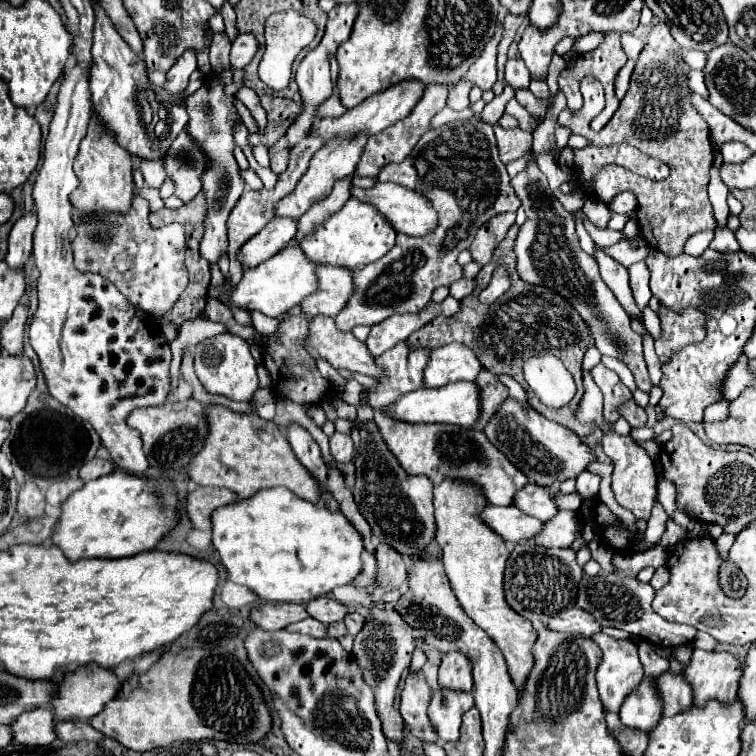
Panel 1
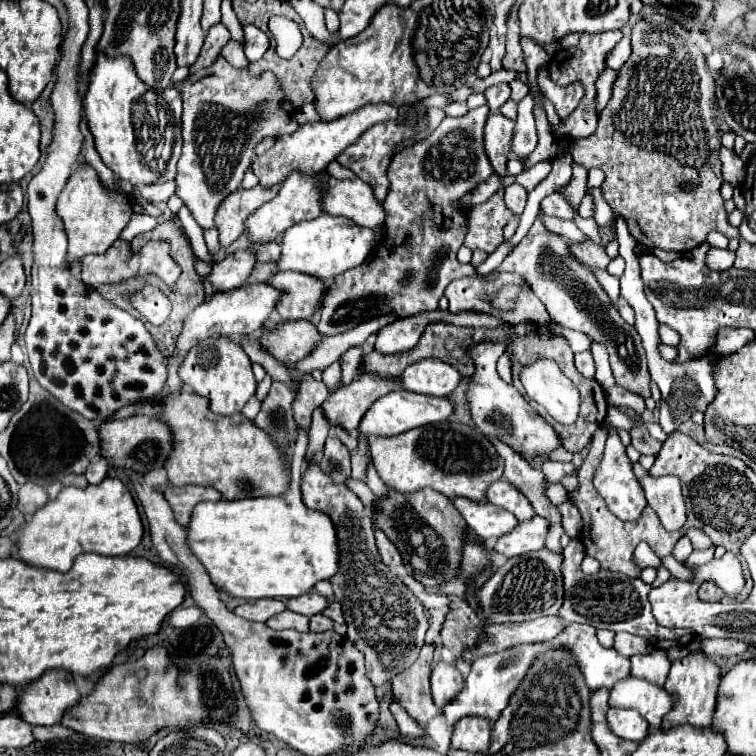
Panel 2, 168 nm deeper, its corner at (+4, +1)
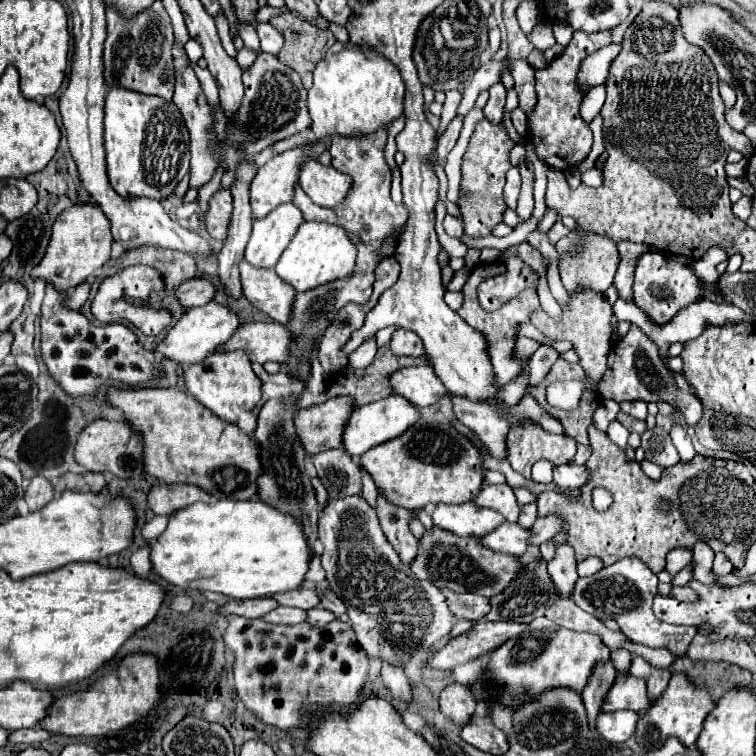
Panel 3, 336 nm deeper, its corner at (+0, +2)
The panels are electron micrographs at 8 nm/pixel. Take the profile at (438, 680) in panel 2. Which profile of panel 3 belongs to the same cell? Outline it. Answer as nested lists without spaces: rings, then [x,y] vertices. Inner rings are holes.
[[[450,685],[440,695],[440,711],[456,725],[464,727],[476,709],[476,699],[464,685]]]

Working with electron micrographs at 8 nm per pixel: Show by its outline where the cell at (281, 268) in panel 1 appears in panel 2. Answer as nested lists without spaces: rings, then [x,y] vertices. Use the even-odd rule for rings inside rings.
[[[268,282],[240,286],[228,292],[212,294],[210,300],[204,300],[196,310],[192,310],[192,314],[188,314],[188,318],[184,318],[184,330],[176,342],[176,348],[180,352],[190,350],[192,344],[200,342],[206,336],[228,336],[228,338],[240,336],[240,334],[254,336],[264,326],[266,318],[274,312],[280,296],[282,292]]]

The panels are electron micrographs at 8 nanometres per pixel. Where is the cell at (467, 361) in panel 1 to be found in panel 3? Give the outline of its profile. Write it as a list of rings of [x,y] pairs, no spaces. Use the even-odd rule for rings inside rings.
[[[430,365],[404,367],[394,371],[390,377],[390,387],[394,395],[408,399],[416,407],[432,405],[448,393]]]

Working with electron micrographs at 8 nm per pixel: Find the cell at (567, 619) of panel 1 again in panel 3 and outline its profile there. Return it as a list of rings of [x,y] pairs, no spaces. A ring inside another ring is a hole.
[[[480,619],[470,631],[458,637],[450,637],[446,645],[438,647],[428,659],[428,665],[434,669],[450,671],[460,663],[474,661],[498,649],[504,641],[520,635],[524,629],[526,625],[522,623],[506,623],[506,621],[492,623],[488,619]]]

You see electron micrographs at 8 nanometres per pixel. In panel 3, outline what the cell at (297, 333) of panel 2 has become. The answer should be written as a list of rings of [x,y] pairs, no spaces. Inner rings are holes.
[[[252,321],[238,327],[238,331],[216,351],[246,351],[252,363],[276,361],[284,363],[288,359],[290,333],[282,323],[276,321]]]

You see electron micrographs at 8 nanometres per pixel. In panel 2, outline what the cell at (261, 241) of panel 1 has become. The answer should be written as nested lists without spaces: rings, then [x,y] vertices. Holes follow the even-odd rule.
[[[252,248],[236,250],[236,252],[228,254],[224,260],[214,262],[212,274],[210,274],[214,292],[224,292],[224,290],[242,286],[248,280],[254,266],[256,266],[256,256],[254,256]]]

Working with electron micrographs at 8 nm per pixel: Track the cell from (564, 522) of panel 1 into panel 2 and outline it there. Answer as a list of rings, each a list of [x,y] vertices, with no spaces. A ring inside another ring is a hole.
[[[534,516],[528,522],[520,522],[510,534],[498,538],[494,550],[508,558],[540,550],[544,548],[548,530],[550,530],[550,522],[542,516]]]

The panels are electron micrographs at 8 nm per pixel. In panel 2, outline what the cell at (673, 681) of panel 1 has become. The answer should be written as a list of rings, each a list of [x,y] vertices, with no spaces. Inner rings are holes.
[[[628,676],[610,690],[610,706],[638,710],[654,730],[660,728],[662,718],[672,710],[674,702],[674,694],[634,676]]]

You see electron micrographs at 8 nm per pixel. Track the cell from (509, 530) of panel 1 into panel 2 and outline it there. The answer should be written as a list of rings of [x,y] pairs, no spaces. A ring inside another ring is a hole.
[[[454,498],[452,502],[466,520],[466,524],[472,528],[472,532],[478,534],[490,550],[500,536],[512,532],[518,524],[518,518],[514,514],[490,502],[472,502],[468,498]]]

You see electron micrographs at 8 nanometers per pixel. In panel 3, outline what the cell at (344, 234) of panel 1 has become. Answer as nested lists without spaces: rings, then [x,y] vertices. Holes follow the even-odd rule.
[[[302,223],[296,235],[292,237],[290,245],[284,249],[276,265],[276,273],[296,291],[308,291],[328,281],[346,277],[354,267],[354,259],[356,259],[356,249],[348,241],[344,229],[328,223]]]

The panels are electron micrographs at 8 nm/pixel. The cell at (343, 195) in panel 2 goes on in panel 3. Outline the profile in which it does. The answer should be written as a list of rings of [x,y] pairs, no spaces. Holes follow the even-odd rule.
[[[306,157],[300,165],[298,183],[304,189],[304,193],[320,207],[336,207],[340,201],[344,201],[348,189],[350,189],[350,177],[332,169],[320,165],[314,157]]]

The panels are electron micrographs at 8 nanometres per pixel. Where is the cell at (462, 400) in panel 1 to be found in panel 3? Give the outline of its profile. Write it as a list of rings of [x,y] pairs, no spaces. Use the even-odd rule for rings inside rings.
[[[386,397],[384,401],[376,401],[372,405],[364,405],[356,411],[352,411],[350,419],[344,425],[342,431],[342,449],[350,455],[350,457],[360,457],[364,455],[368,449],[390,441],[398,435],[402,435],[410,425],[414,425],[420,419],[418,409],[412,409],[412,405],[408,405],[408,401],[404,401],[402,397]]]

